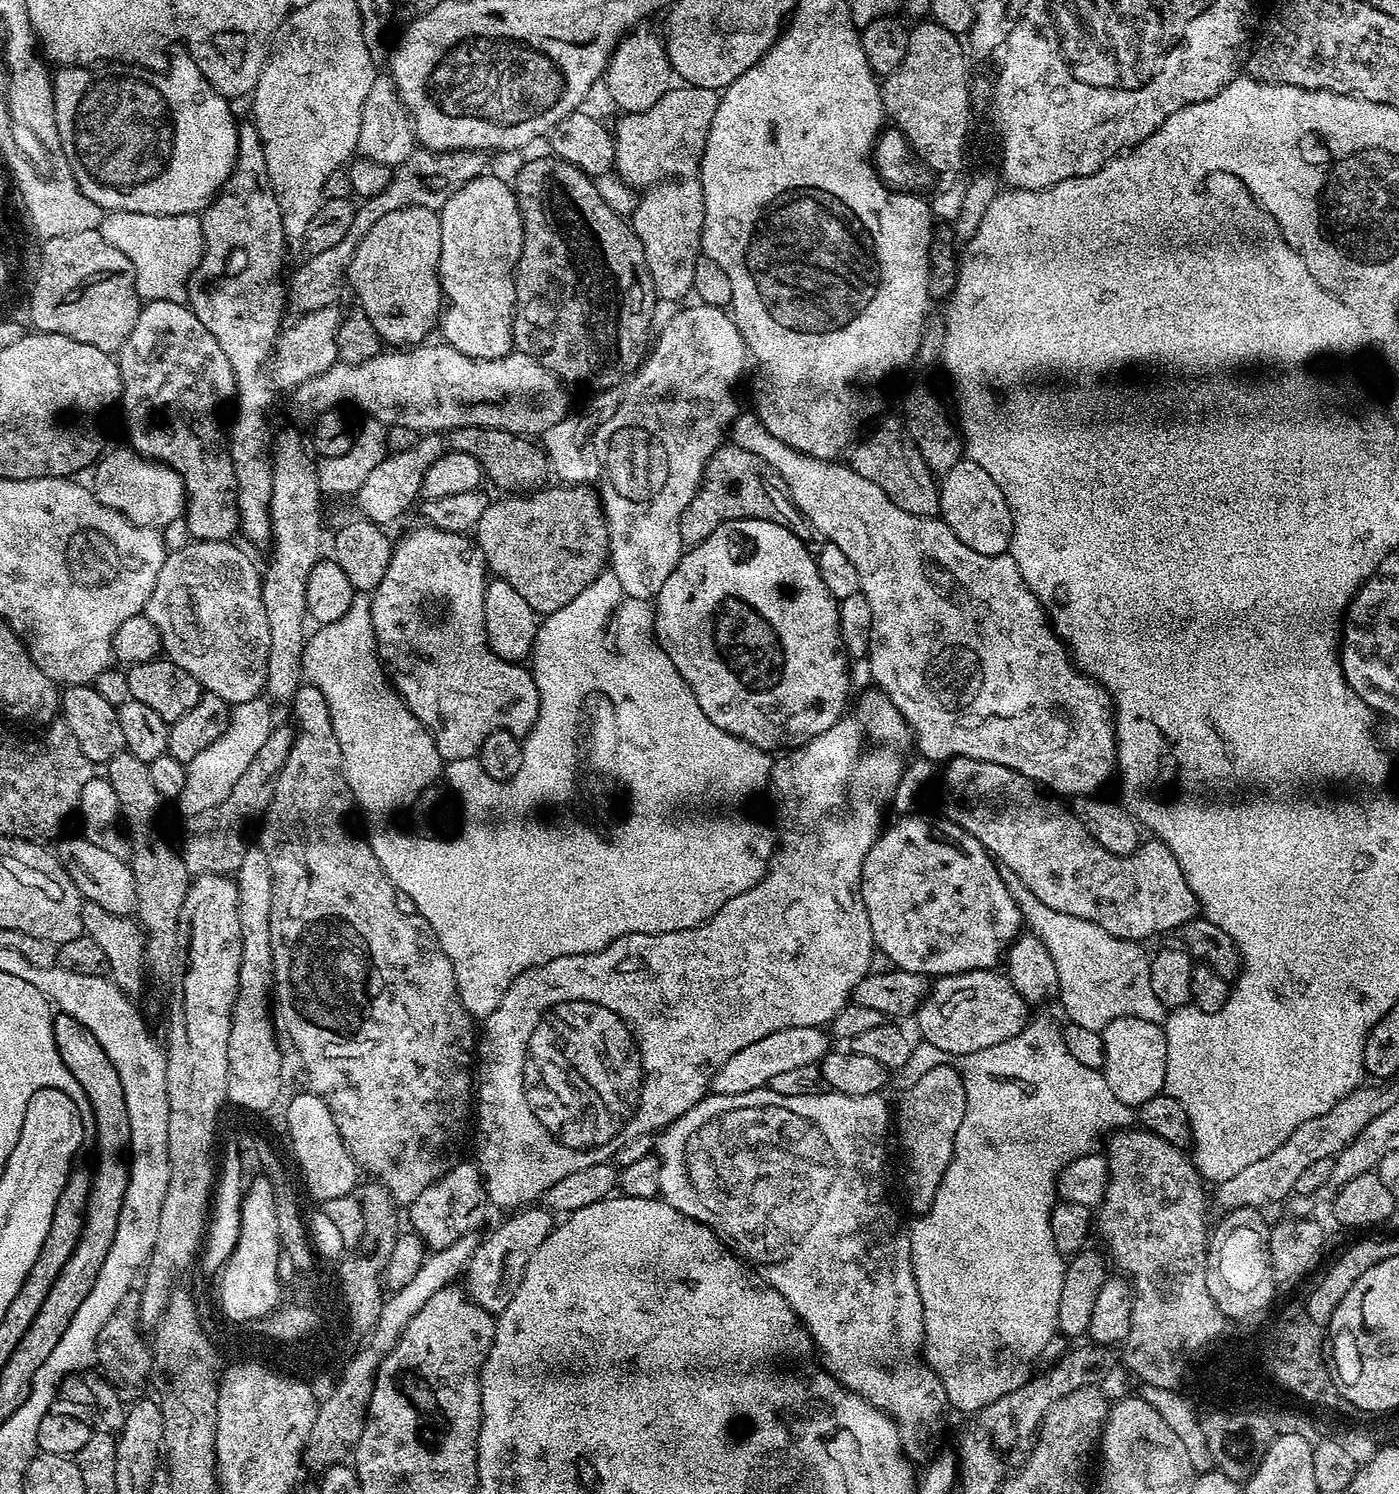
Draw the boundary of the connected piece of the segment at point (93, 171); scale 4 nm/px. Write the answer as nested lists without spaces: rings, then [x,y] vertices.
[[[181,54],[165,72],[151,72],[148,68],[140,68],[135,72],[132,69],[135,67],[132,66],[116,66],[111,72],[108,68],[111,67],[60,66],[55,69],[57,72],[51,77],[58,136],[62,138],[64,153],[70,162],[70,170],[80,186],[80,192],[108,212],[137,212],[155,216],[191,216],[203,213],[204,209],[216,199],[220,189],[230,178],[232,169],[236,167],[238,120],[232,117],[232,108],[228,105],[231,103],[212,87],[212,83],[198,70],[192,57],[187,54]]]

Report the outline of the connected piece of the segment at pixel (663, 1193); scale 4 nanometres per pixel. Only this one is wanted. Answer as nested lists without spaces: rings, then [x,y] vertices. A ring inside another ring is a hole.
[[[825,1090],[820,1092],[816,1096],[802,1096],[802,1112],[808,1116],[802,1116],[800,1112],[796,1112],[794,1108],[788,1108],[788,1106],[782,1106],[782,1104],[762,1104],[762,1106],[734,1106],[734,1108],[726,1108],[714,1116],[708,1116],[704,1120],[704,1114],[700,1114],[698,1110],[690,1109],[686,1114],[682,1114],[682,1122],[675,1120],[667,1128],[663,1129],[659,1133],[658,1139],[655,1141],[655,1155],[660,1162],[660,1190],[659,1195],[670,1206],[674,1206],[674,1210],[678,1210],[682,1214],[692,1217],[693,1220],[699,1220],[701,1224],[708,1225],[709,1228],[715,1230],[725,1241],[731,1242],[755,1267],[758,1269],[761,1276],[769,1284],[770,1287],[776,1288],[778,1294],[782,1294],[782,1298],[786,1298],[786,1302],[790,1302],[790,1306],[795,1310],[796,1315],[800,1317],[803,1325],[807,1328],[808,1333],[812,1335],[812,1343],[818,1349],[819,1355],[822,1357],[823,1367],[827,1368],[831,1372],[834,1379],[840,1381],[844,1387],[849,1388],[852,1392],[857,1392],[867,1404],[872,1404],[880,1411],[884,1412],[892,1421],[896,1424],[897,1428],[902,1430],[902,1443],[904,1445],[905,1453],[913,1461],[920,1460],[928,1451],[932,1448],[932,1443],[936,1440],[936,1435],[944,1428],[944,1411],[949,1411],[950,1405],[948,1402],[948,1395],[946,1390],[942,1386],[942,1382],[936,1377],[936,1372],[933,1368],[928,1367],[926,1363],[926,1357],[923,1353],[924,1350],[924,1307],[922,1306],[922,1298],[918,1294],[918,1282],[914,1278],[914,1266],[912,1265],[912,1237],[907,1231],[904,1232],[900,1229],[900,1216],[896,1213],[896,1208],[892,1204],[888,1204],[888,1136],[890,1140],[890,1104],[884,1101],[883,1095],[877,1094],[874,1096],[846,1096],[840,1092],[833,1092],[831,1090]],[[816,1122],[818,1122],[818,1136],[820,1136],[820,1124],[826,1128],[830,1140],[832,1140],[832,1146],[826,1150],[826,1154],[818,1154],[818,1140],[814,1140],[816,1136]]]

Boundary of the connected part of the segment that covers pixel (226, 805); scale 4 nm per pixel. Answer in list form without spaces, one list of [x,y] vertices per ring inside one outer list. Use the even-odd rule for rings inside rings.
[[[273,727],[266,742],[262,742],[258,749],[258,754],[254,754],[250,766],[246,766],[242,778],[234,782],[234,790],[230,790],[230,794],[222,798],[218,806],[210,806],[210,810],[202,810],[202,814],[187,817],[184,841],[178,844],[178,851],[186,862],[189,873],[235,874],[242,862],[242,854],[246,854],[250,846],[249,841],[244,841],[244,831],[251,820],[259,821],[267,813],[274,798],[274,790],[278,786],[278,778],[282,774],[282,766],[286,766],[286,758],[290,758],[295,740],[296,732],[293,729]]]

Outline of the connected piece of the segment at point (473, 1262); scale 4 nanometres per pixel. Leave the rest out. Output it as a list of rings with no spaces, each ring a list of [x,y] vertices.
[[[524,1206],[509,1216],[512,1217],[505,1224],[498,1225],[489,1236],[481,1239],[466,1269],[467,1291],[476,1303],[493,1314],[506,1310],[530,1258],[534,1258],[538,1246],[546,1242],[554,1227],[553,1213],[543,1206]]]

